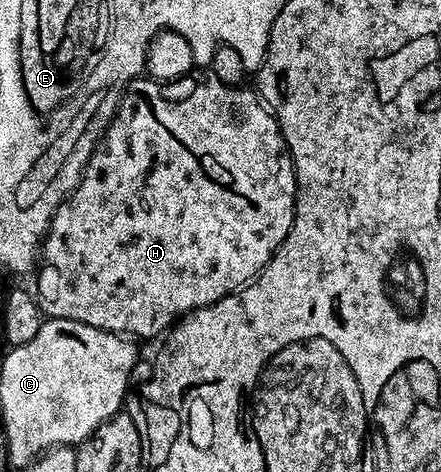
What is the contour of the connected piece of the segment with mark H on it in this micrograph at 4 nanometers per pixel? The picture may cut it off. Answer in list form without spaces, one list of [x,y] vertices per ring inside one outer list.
[[[139,76],[126,85],[109,128],[98,139],[98,145],[82,170],[78,187],[63,200],[60,208],[56,208],[46,237],[42,240],[40,257],[36,263],[36,297],[38,307],[46,318],[76,320],[92,328],[129,336],[134,340],[154,338],[157,334],[165,335],[190,311],[211,306],[224,296],[241,290],[270,263],[270,257],[278,251],[294,223],[294,161],[290,159],[290,151],[284,148],[278,121],[253,89],[245,90],[242,86],[221,82],[213,76],[207,78],[207,85],[196,87],[183,102],[169,102],[162,95],[163,87],[146,76]]]

